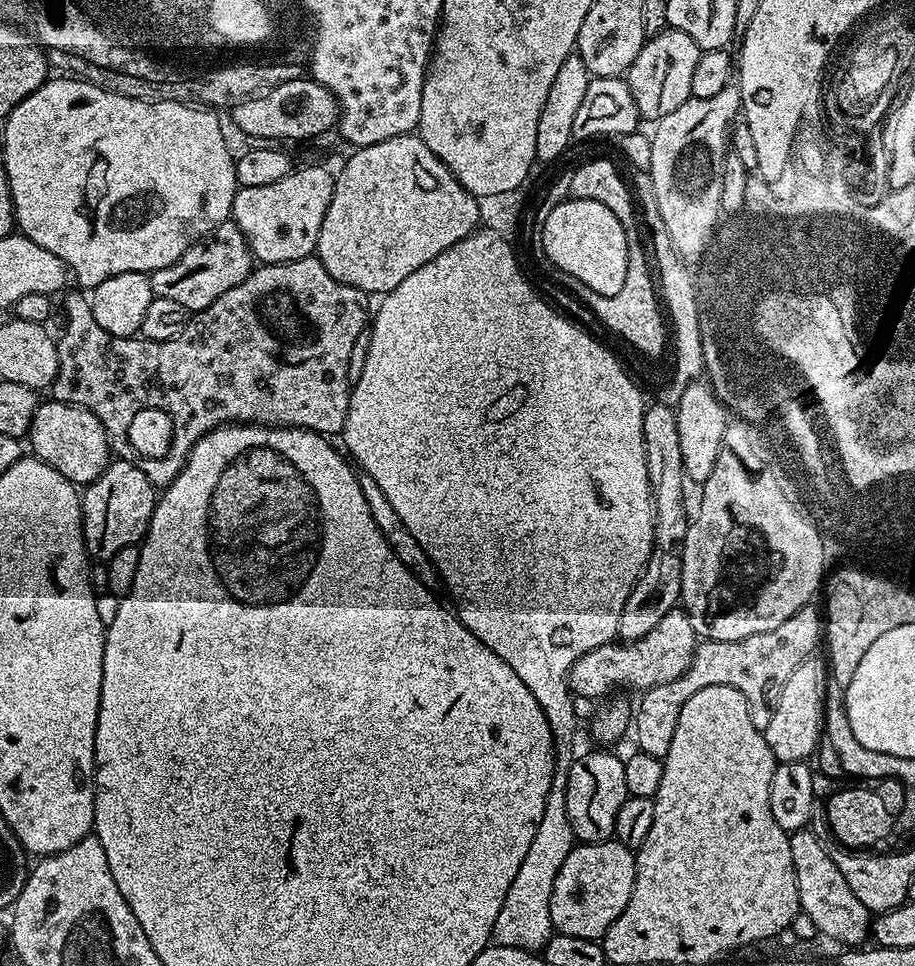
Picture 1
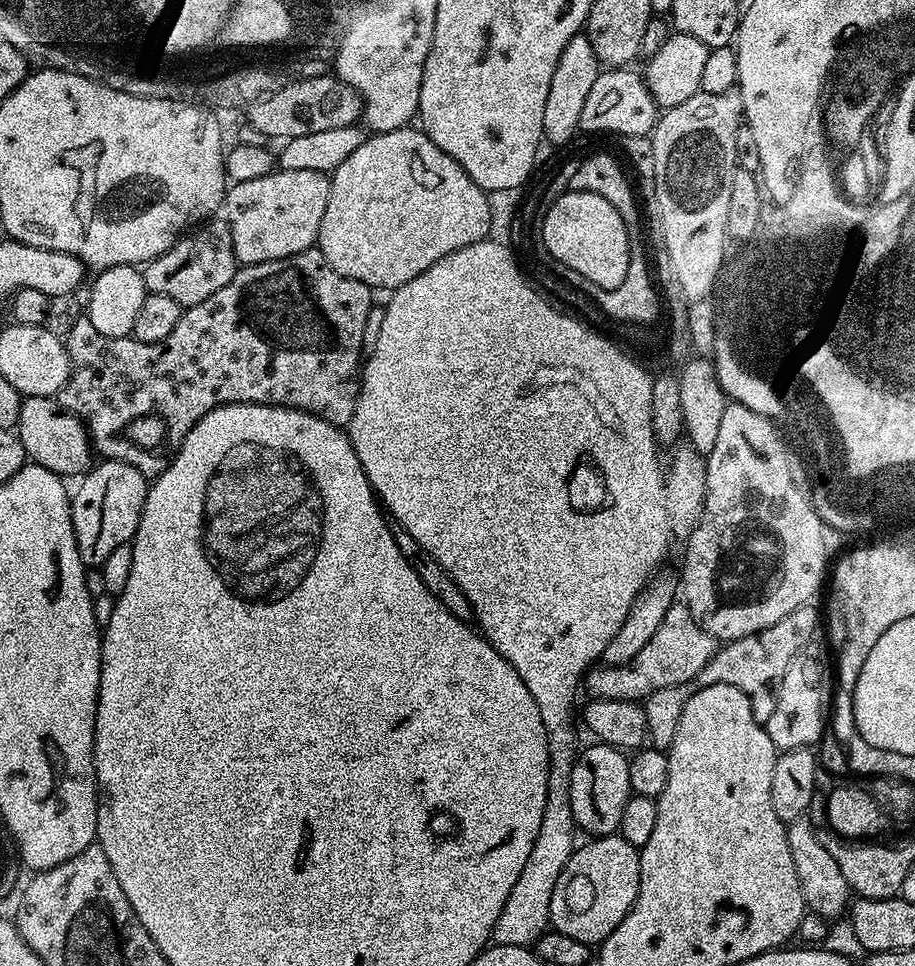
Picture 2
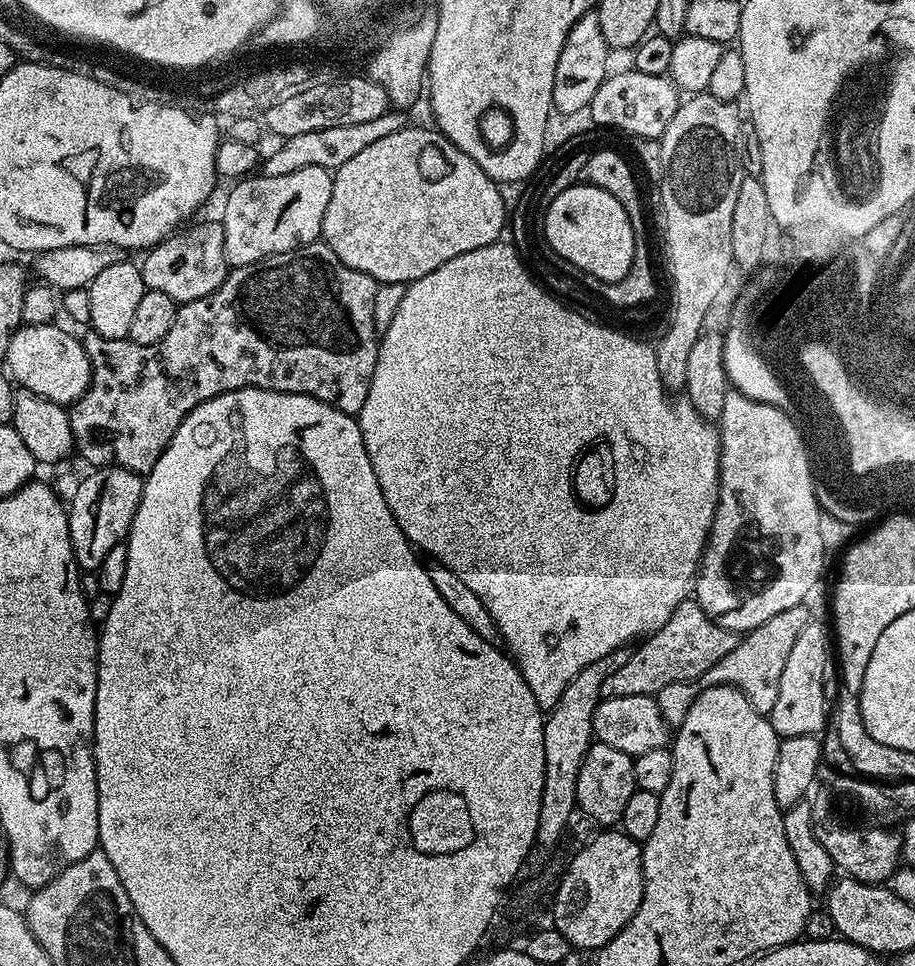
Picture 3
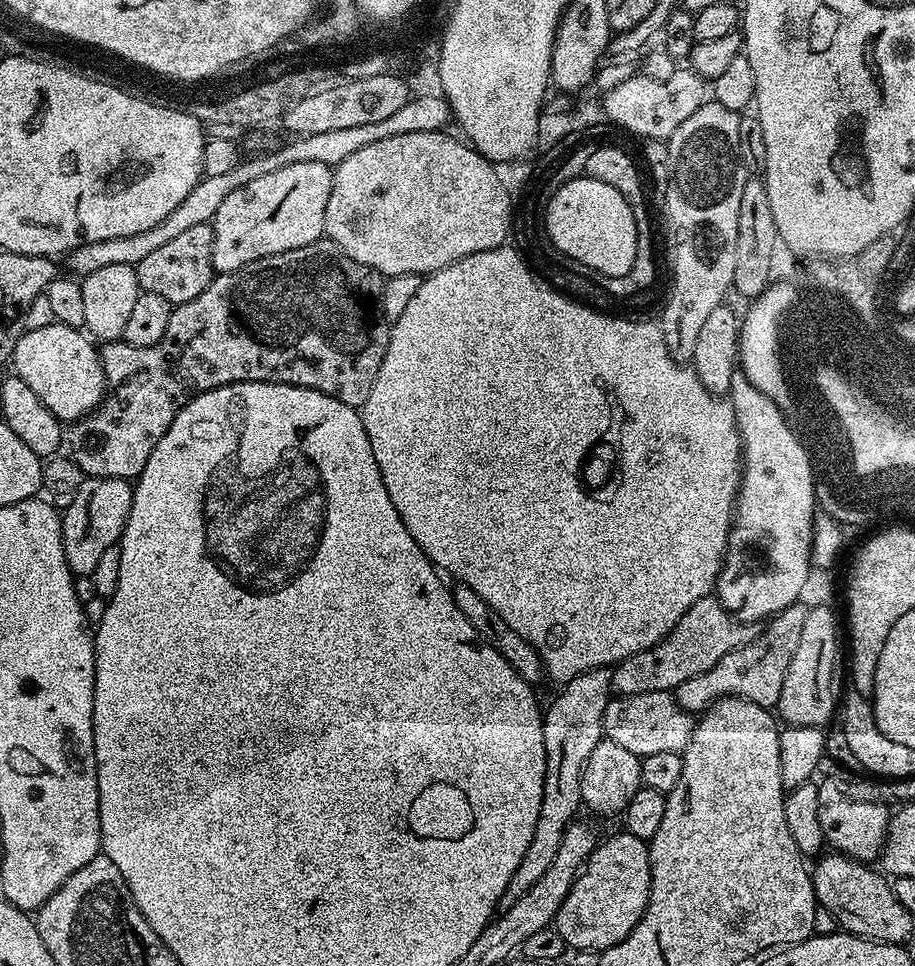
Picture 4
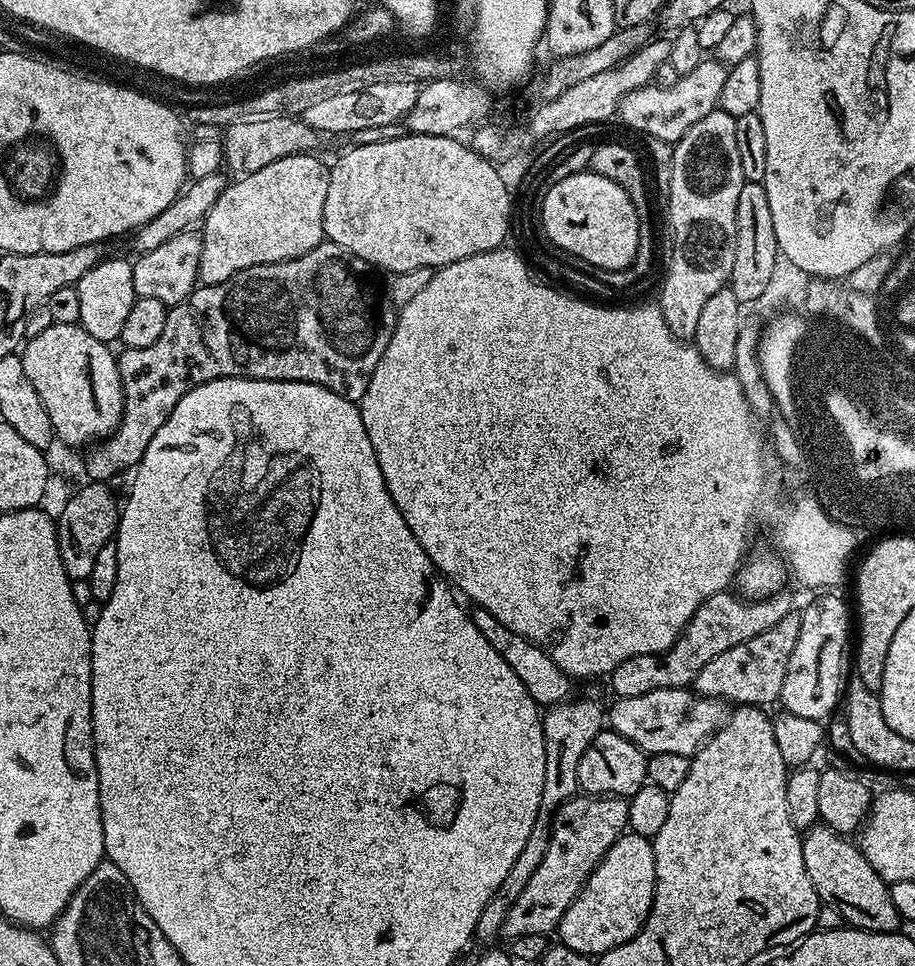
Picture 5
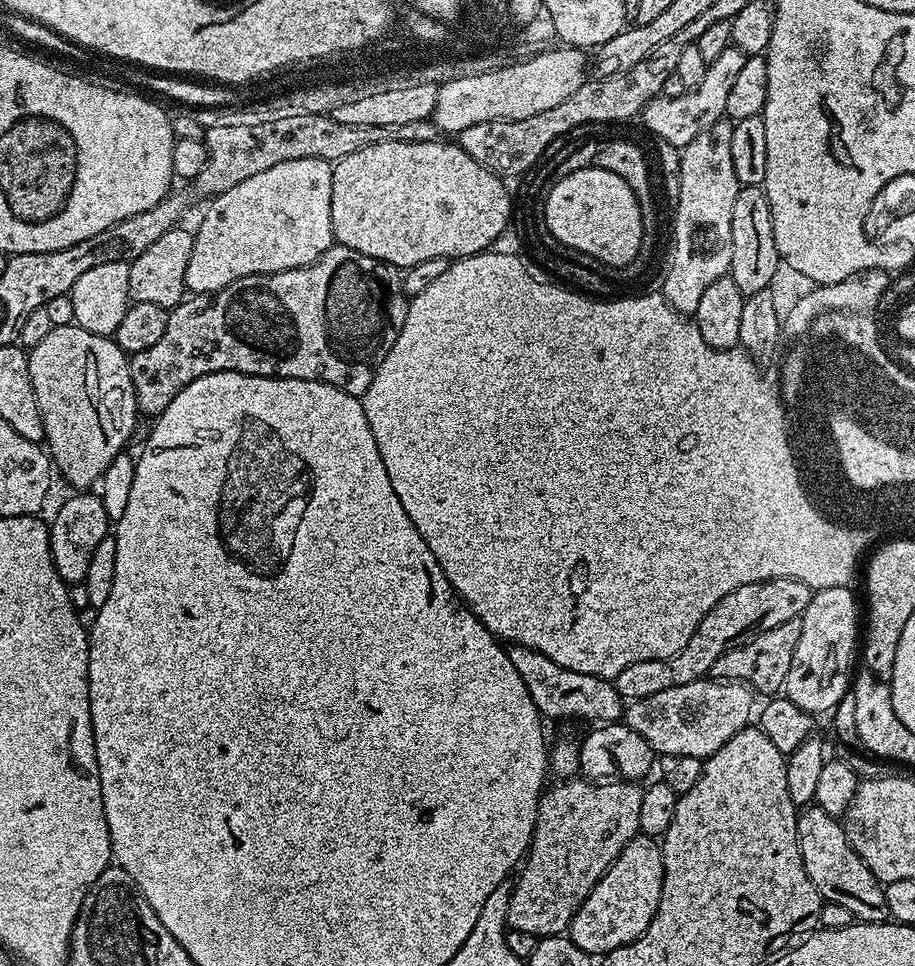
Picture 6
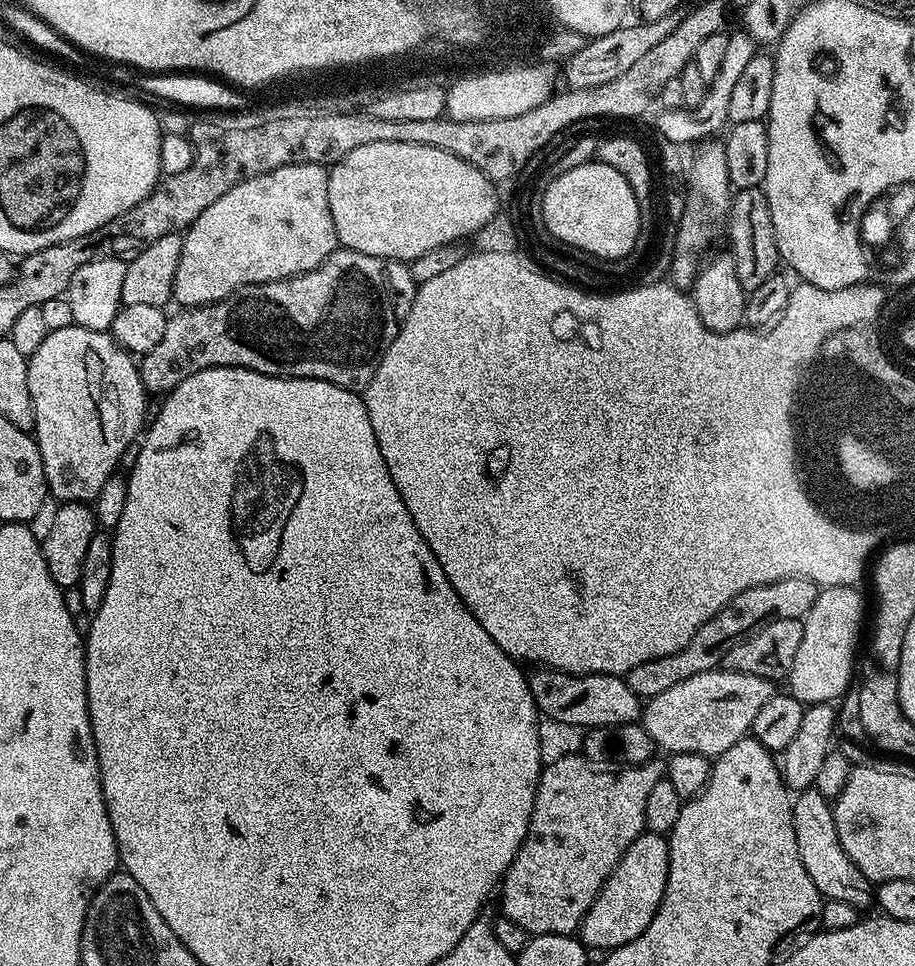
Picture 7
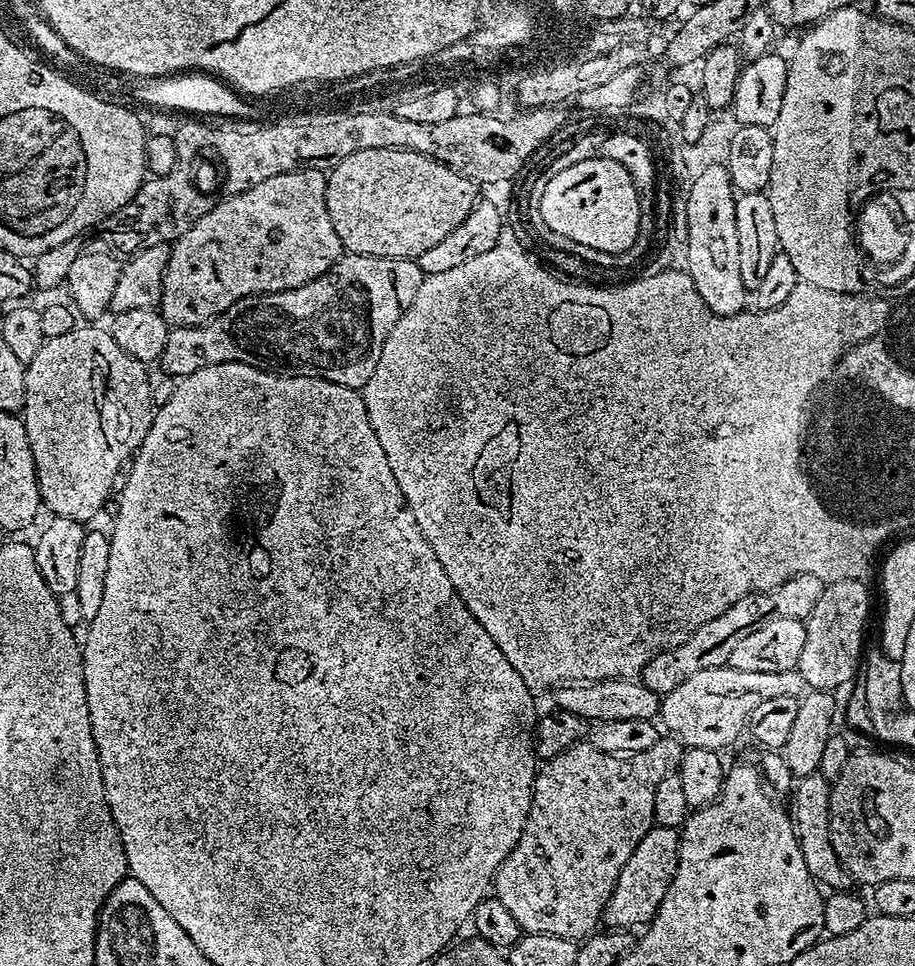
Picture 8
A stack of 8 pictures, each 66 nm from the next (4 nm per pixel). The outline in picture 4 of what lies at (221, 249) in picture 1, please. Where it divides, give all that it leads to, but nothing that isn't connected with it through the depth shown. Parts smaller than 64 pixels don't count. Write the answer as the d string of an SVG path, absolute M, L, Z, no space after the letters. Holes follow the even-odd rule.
M211 223L190 226L190 230L177 234L159 250L154 250L148 257L142 258L142 262L134 265L141 289L150 294L162 294L162 298L166 298L166 302L174 306L190 302L190 298L198 298L198 294L202 294L202 290L210 286L214 275L213 246L214 234Z

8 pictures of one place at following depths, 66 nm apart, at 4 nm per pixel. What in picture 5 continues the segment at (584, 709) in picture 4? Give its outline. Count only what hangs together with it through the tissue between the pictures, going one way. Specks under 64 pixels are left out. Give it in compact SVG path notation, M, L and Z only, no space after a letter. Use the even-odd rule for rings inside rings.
M580 696L563 700L561 704L553 704L543 713L544 741L546 742L546 782L542 782L542 802L540 813L534 822L534 830L530 830L530 838L526 841L522 854L514 861L510 874L502 881L502 886L494 890L494 898L486 902L482 914L478 918L475 939L492 940L504 931L504 923L510 914L510 906L518 902L518 894L530 882L534 870L538 870L538 862L546 858L546 846L550 842L550 834L554 823L554 814L573 796L577 795L580 783L578 782L578 762L582 762L582 754L594 742L599 732L606 728L606 708L600 705L592 696Z

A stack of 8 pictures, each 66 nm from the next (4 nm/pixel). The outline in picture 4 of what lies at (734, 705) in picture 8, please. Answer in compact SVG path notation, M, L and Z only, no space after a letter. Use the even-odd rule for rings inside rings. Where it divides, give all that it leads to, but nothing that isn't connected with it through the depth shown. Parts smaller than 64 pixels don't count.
M671 692L630 694L609 699L604 715L604 734L610 742L618 742L630 754L641 758L650 754L683 753L692 736L693 717L682 706L678 706Z

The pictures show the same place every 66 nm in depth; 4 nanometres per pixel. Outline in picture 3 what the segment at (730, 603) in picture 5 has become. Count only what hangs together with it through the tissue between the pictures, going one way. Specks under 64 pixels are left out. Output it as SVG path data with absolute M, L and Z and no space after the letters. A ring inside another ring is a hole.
M694 598L683 600L670 614L666 626L651 633L633 651L630 662L622 666L622 670L614 670L606 682L602 682L603 698L630 698L630 694L655 696L656 693L670 686L670 682L690 682L697 680L710 666L718 666L734 646L738 646L741 633L731 632L718 622L714 622L702 610L702 606Z

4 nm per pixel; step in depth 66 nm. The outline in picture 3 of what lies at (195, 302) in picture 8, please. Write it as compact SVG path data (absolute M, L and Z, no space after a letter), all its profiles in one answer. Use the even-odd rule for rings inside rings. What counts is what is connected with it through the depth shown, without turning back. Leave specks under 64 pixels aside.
M306 166L292 174L268 177L263 174L252 174L247 178L237 179L228 197L224 200L224 249L226 258L232 268L241 268L258 262L274 254L286 254L303 244L315 244L324 227L326 206L330 206L333 173L321 166Z

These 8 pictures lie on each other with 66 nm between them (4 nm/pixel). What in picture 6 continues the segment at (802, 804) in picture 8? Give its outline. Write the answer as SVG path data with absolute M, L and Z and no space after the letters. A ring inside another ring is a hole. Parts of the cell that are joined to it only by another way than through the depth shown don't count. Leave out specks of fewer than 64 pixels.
M808 806L797 815L798 850L806 866L810 882L820 891L821 901L838 902L845 910L850 910L853 921L861 924L878 924L889 919L884 885L858 858L844 833L843 823L837 817L826 814L826 810Z

